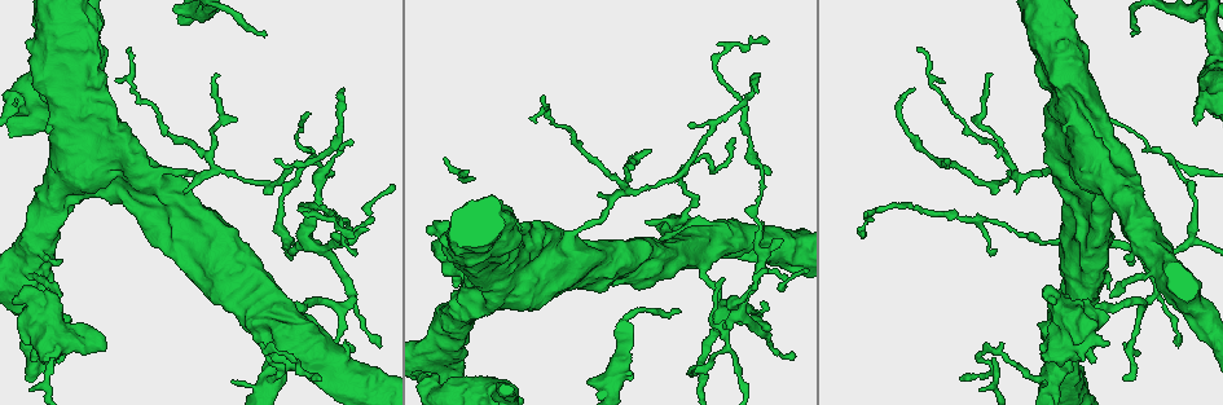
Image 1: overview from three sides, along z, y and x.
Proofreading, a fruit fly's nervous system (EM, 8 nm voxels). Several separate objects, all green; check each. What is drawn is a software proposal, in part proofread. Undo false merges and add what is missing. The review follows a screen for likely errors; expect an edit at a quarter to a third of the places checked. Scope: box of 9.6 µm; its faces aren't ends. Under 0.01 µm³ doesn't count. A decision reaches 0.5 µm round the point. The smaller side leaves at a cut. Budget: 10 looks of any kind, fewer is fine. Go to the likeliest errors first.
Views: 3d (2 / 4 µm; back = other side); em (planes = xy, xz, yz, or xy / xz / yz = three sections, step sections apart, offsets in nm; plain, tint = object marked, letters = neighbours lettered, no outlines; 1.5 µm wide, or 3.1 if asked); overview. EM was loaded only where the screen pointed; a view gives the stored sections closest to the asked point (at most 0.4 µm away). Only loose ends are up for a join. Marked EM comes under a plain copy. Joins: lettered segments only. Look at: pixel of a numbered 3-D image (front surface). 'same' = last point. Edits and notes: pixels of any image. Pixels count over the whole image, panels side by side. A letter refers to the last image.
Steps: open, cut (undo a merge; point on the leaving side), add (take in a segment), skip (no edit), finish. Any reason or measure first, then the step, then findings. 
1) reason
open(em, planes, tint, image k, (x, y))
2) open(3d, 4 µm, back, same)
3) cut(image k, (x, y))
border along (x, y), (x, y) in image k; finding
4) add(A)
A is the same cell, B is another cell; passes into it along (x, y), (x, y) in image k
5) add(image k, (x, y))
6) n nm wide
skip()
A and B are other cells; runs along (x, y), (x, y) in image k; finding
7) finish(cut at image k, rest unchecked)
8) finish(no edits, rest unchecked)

an open end
open(3d, 4 µm, image 1, (1109, 344))

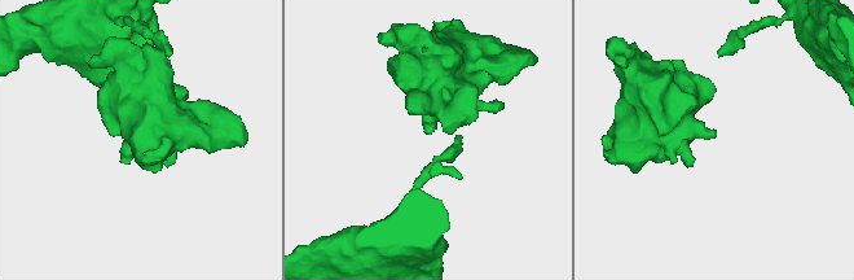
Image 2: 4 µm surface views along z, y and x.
shape alone is not enough
open(em, planes, letters, image 2, (716, 136))

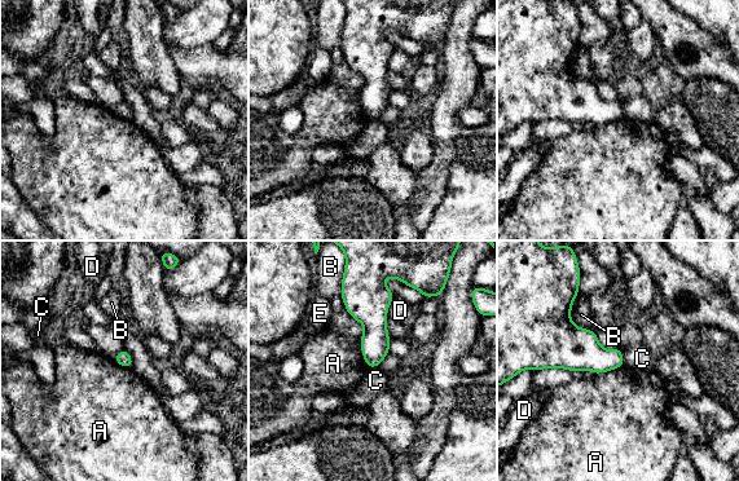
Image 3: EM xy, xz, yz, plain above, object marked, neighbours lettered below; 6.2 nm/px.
skip()
A, B, C, D and E are other cells; border along (624, 363), (612, 370), (593, 374) in image 3; none of them fits

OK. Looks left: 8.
thick end
open(3d, 4 µm, image 1, (12, 303))

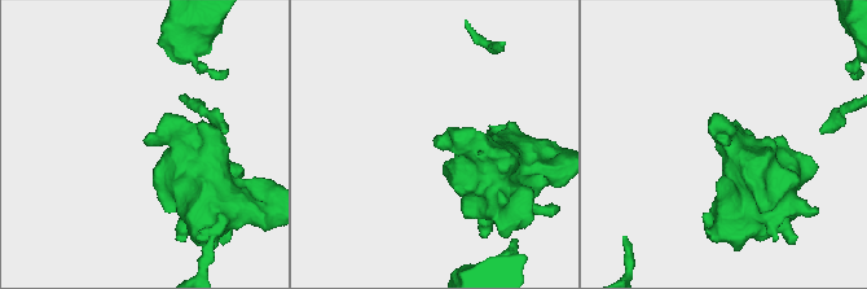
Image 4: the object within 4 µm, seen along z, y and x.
shape alone is not enough
open(em, planes, tint, image 4, (717, 138))

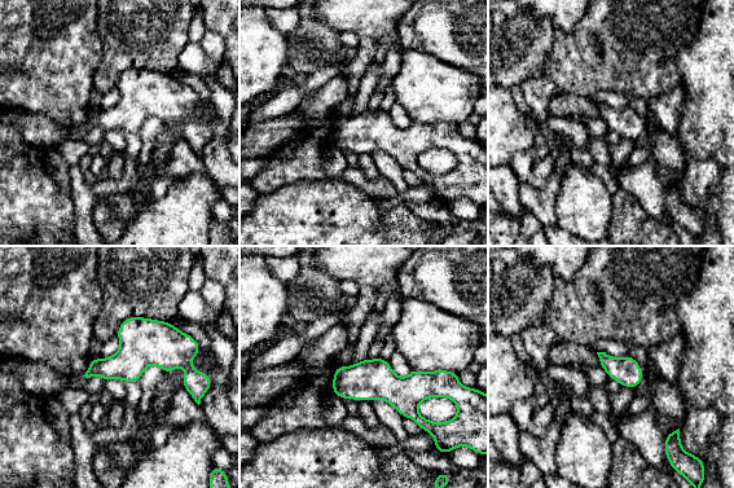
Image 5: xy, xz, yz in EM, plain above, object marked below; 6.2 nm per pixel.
see the neighbours
open(em, planes, letters, same)

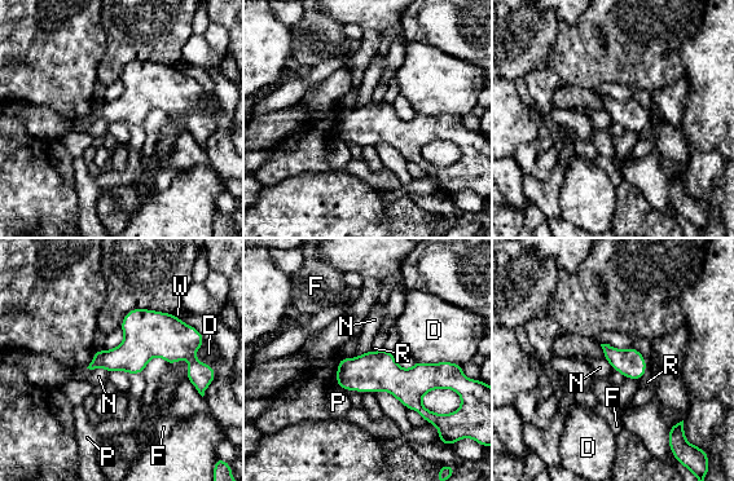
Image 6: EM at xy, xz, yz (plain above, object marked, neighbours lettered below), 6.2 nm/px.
skip()
D, F, N, P, R and W are other cells; border along (109, 371), (123, 370), (130, 374) in image 6; none of them fits

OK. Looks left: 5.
thin neck
open(3d, 4 µm, image 1, (315, 198))

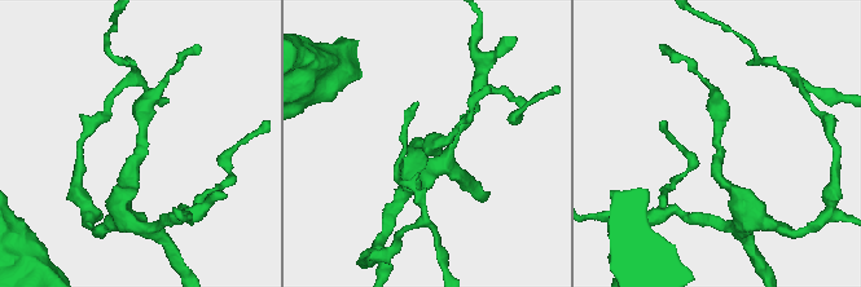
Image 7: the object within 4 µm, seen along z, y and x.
arms of 170, 200 nm
open(em, planes, letters, image 7, (717, 137))

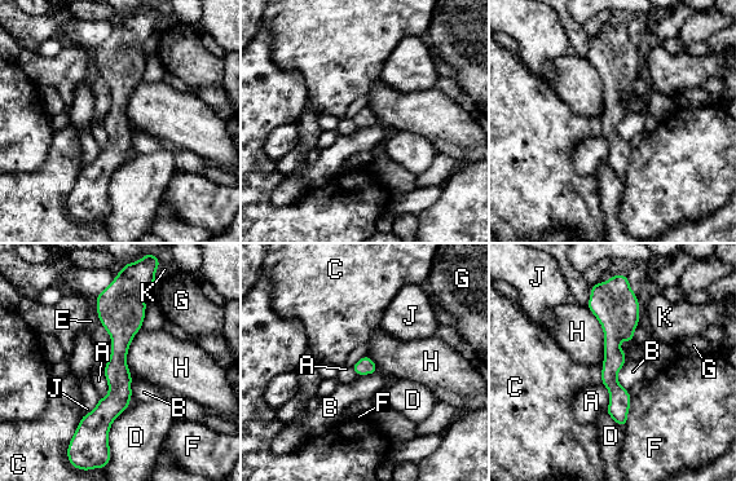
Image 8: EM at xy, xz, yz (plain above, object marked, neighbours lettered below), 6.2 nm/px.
H touches over 380 nm
skip()
A, B, C, D, E, F, G, H, J and K are other cells; runs along (110, 290), (118, 400), (102, 415), (102, 444) in image 8; one neuron here

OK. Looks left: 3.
sharp bend
open(em, planes, letters, image 1, (299, 207))

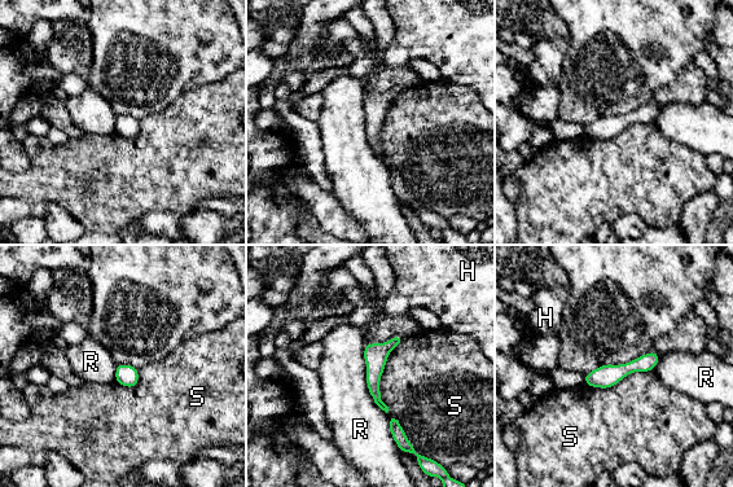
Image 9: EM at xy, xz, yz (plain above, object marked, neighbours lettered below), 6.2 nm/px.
140 nm wide
skip()
H, R and S are other cells; runs along (396, 338), (374, 391), (400, 441) in image 9; continuous, no second neuron

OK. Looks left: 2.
finish(no edits, rest unchecked)

